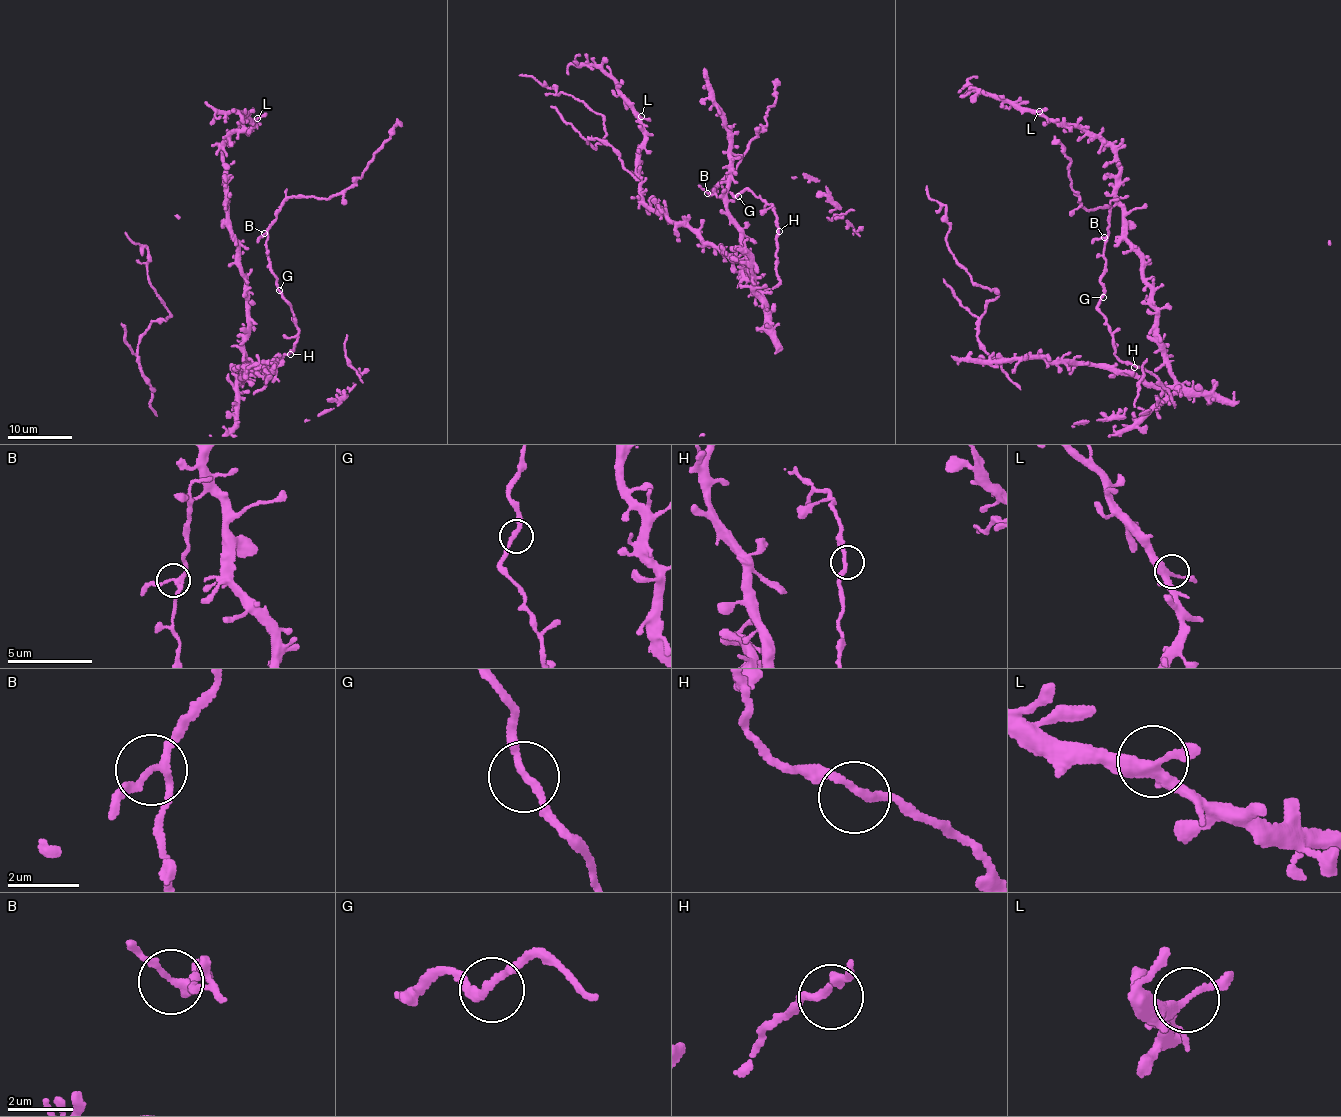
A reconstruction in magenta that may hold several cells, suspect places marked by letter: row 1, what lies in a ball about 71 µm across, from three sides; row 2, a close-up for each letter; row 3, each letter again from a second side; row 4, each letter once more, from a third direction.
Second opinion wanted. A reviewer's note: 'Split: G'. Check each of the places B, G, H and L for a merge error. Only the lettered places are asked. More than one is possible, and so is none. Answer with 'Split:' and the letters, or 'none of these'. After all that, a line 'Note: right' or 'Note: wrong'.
Split: none of these
Note: wrong

